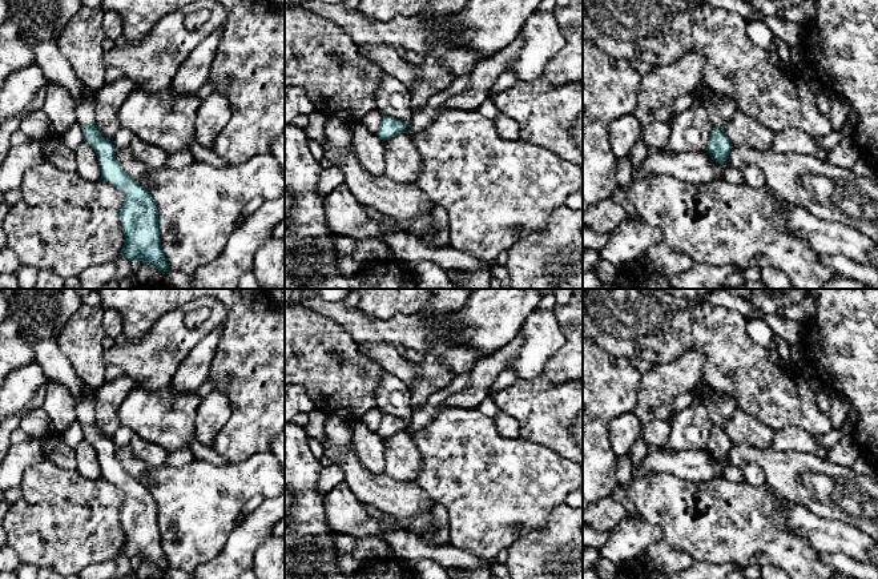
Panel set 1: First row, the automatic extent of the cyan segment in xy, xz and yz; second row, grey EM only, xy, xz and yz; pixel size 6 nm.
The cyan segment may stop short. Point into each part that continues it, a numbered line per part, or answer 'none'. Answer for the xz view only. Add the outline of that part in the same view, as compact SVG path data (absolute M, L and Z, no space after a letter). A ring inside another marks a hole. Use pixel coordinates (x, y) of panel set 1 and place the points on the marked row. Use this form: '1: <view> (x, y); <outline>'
none

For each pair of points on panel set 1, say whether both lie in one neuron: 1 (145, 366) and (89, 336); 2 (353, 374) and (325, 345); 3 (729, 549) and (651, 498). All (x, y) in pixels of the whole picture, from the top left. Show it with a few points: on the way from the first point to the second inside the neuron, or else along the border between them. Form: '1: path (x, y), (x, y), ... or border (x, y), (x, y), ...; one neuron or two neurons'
1: border (104, 349), (104, 362), (107, 365); two neurons
2: path (343, 372), (326, 354); one neuron
3: path (709, 535), (671, 503); one neuron

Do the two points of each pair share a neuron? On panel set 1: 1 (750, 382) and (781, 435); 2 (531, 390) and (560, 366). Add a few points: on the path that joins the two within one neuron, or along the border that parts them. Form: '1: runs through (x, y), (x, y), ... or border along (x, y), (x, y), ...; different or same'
1: border along (773, 430), (800, 426), (808, 433); different
2: border along (542, 374), (554, 382), (568, 381); different

